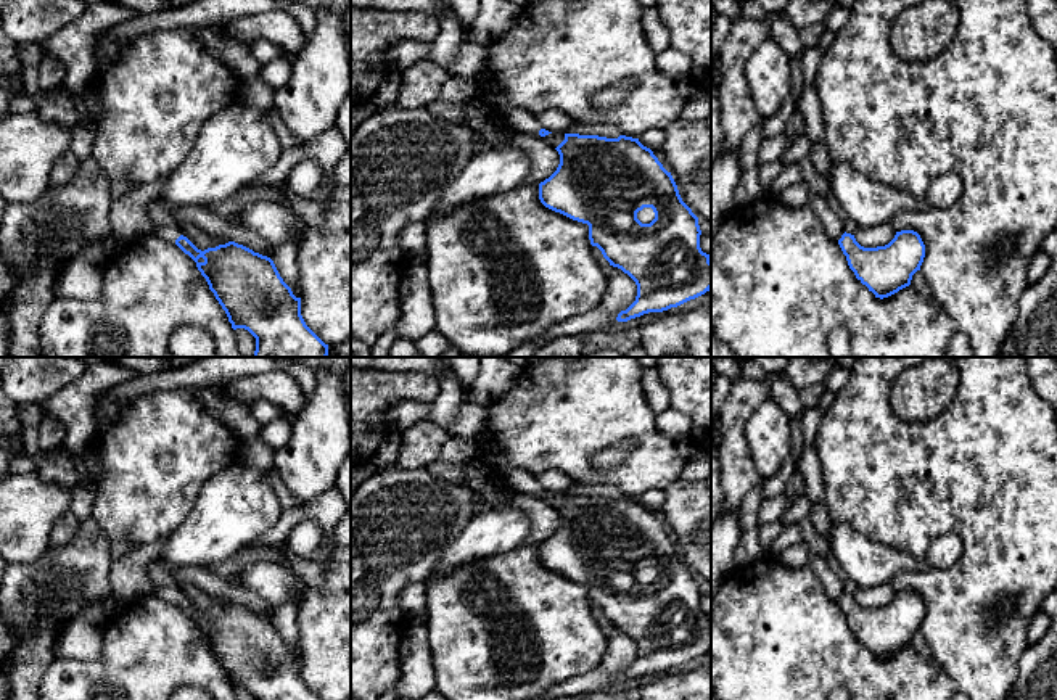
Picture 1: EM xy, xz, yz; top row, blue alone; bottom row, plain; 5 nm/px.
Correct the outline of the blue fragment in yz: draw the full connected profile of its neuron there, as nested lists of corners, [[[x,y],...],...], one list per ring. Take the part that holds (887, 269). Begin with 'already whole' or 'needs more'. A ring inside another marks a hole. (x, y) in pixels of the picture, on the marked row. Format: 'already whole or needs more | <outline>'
already whole | [[[914,230],[896,232],[888,245],[877,248],[864,248],[845,232],[838,245],[856,278],[880,299],[909,286],[925,257],[925,245]]]

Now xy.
needs more | [[[154,225],[153,235],[174,241],[195,262],[209,290],[225,311],[232,328],[245,328],[256,338],[253,357],[327,357],[325,344],[304,322],[301,298],[280,277],[274,261],[253,249],[228,241],[204,251],[198,249],[179,229]]]

